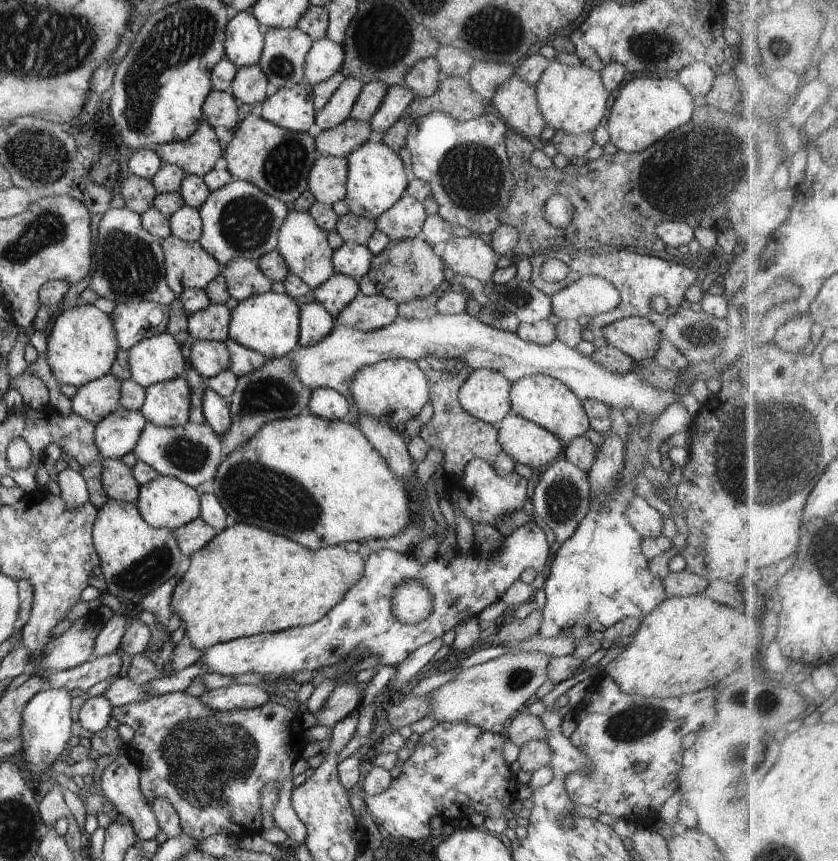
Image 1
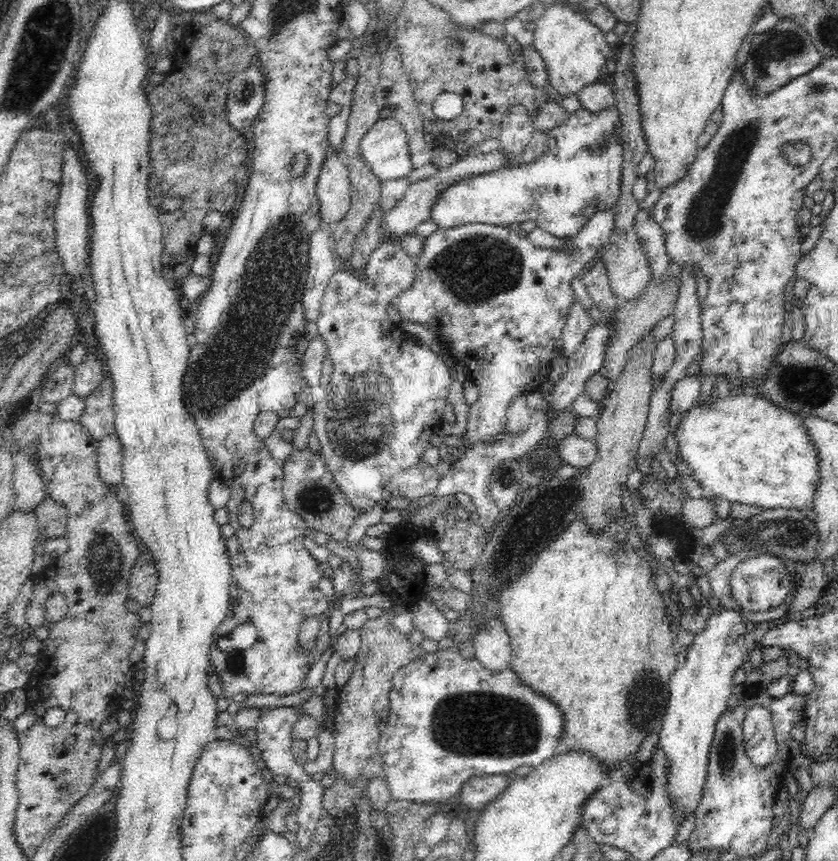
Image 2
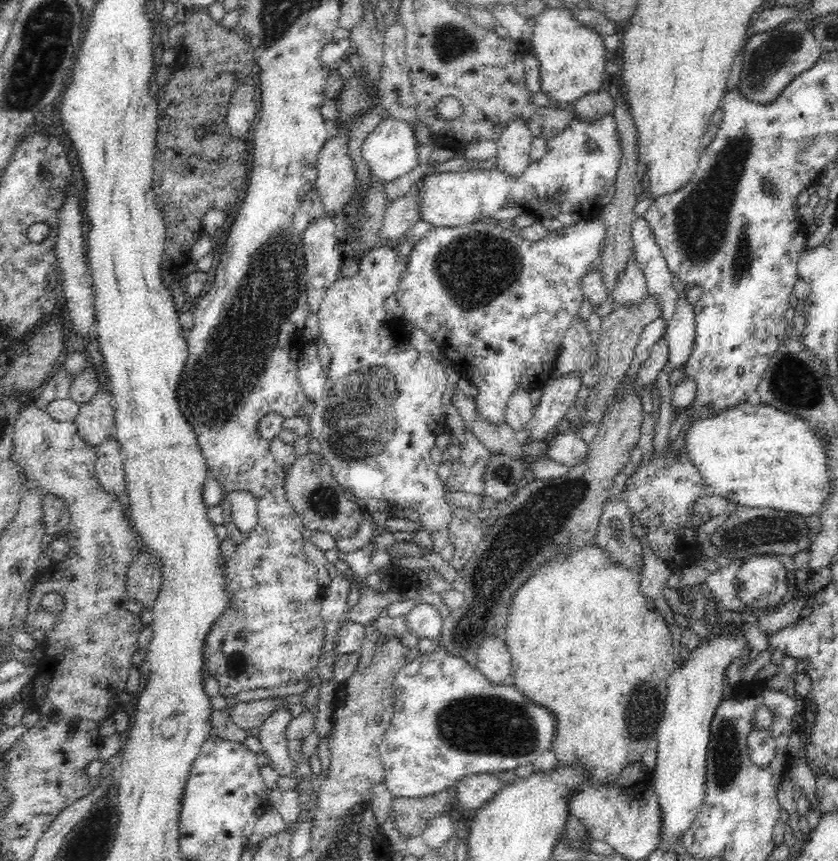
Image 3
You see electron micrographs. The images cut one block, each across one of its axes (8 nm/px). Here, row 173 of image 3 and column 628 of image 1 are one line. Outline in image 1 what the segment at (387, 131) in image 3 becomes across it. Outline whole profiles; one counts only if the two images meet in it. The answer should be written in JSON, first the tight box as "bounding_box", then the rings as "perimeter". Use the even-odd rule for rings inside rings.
{"bounding_box":[286,313,678,418],"perimeter":[[[437,313],[426,319],[407,319],[398,315],[388,326],[370,332],[362,332],[335,325],[322,342],[311,347],[296,347],[286,354],[292,364],[292,370],[304,386],[312,388],[331,388],[345,396],[349,402],[352,396],[352,380],[354,375],[374,363],[386,359],[406,359],[412,362],[426,360],[434,356],[441,361],[465,363],[473,369],[492,369],[500,372],[510,382],[516,382],[526,376],[544,374],[552,376],[570,387],[580,400],[600,400],[604,404],[624,411],[632,408],[642,416],[657,418],[678,399],[674,392],[656,390],[648,386],[635,369],[624,374],[614,374],[594,362],[589,356],[580,354],[576,347],[572,348],[555,340],[547,345],[522,340],[516,333],[488,326],[469,313],[443,315]]]}

